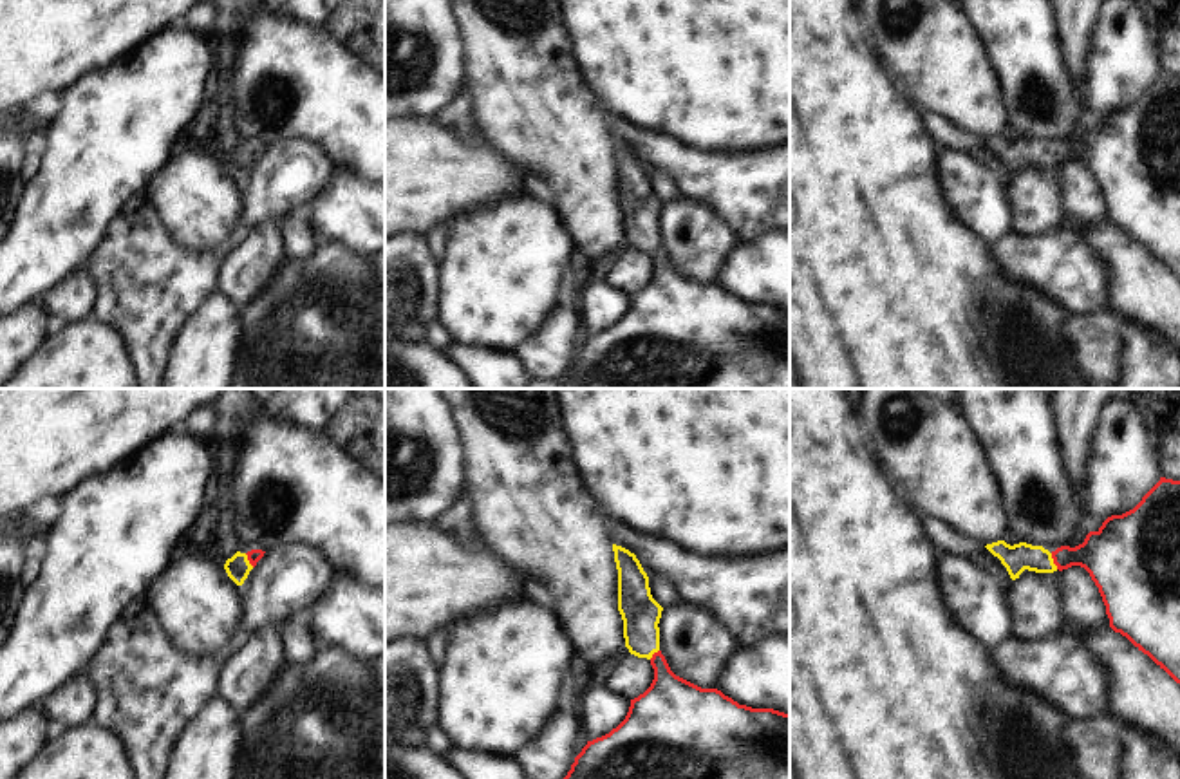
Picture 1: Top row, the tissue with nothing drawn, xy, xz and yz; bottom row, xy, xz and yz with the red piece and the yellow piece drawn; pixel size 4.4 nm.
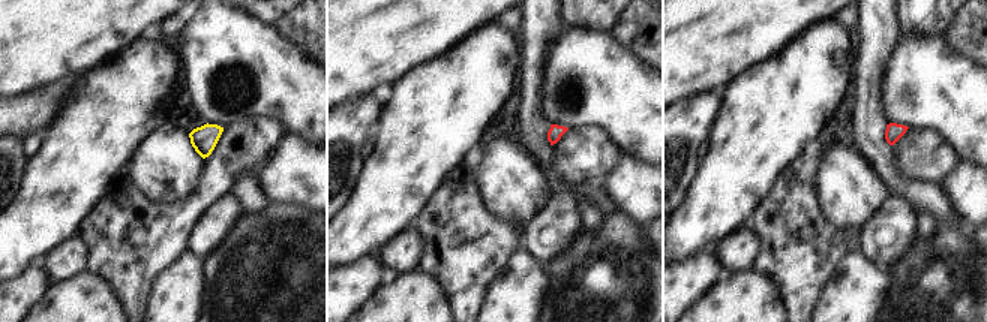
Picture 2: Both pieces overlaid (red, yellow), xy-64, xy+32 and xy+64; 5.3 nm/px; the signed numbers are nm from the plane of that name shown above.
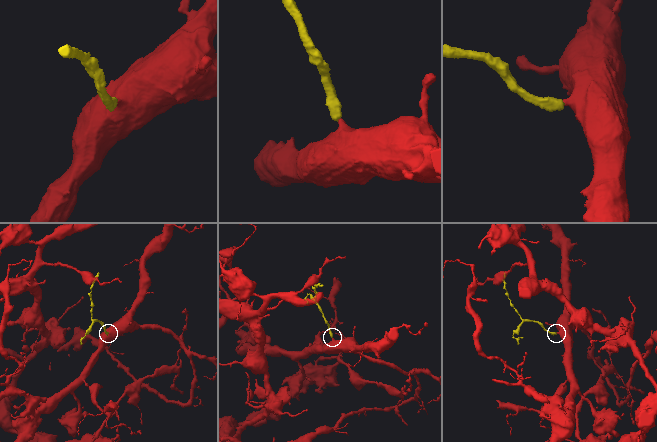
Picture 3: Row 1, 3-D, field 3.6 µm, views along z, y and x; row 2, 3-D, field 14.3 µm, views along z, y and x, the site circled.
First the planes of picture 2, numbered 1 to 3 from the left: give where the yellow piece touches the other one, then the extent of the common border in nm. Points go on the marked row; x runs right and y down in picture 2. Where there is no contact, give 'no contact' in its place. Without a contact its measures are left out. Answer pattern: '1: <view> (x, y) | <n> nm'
1: no contact
2: no contact
3: no contact

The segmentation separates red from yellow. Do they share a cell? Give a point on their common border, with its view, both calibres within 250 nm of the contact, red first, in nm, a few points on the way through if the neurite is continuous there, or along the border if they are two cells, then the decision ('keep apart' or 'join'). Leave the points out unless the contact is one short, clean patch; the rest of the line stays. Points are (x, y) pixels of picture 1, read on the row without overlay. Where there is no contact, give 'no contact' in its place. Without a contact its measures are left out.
contact yz (1054, 156); calibres 240 and 120 nm; way yz (1110, 150), (1070, 150), (1054, 156), (1016, 154); join

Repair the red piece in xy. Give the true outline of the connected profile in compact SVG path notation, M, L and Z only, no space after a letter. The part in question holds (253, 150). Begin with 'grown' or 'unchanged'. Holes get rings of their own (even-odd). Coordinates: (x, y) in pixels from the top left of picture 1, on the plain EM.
grown | M251 145L248 148L237 146L231 154L226 155L224 164L228 172L242 181L248 174L249 166L257 161L257 157L264 152L266 146Z

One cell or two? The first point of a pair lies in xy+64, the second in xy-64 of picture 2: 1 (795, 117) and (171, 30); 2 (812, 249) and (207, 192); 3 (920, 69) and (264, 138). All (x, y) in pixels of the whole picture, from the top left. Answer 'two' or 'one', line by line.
1: two
2: one
3: two

